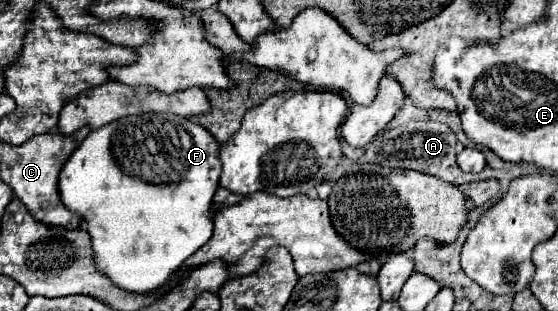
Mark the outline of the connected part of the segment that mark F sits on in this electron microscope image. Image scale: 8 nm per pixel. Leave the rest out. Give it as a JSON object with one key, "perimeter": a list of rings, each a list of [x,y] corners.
{"perimeter":[[[137,114],[137,116],[127,116],[127,118],[117,120],[117,122],[111,122],[111,124],[103,126],[103,128],[99,128],[99,130],[93,130],[77,146],[77,150],[69,156],[67,164],[63,166],[63,170],[59,174],[59,194],[61,194],[63,204],[85,220],[87,232],[89,232],[91,242],[93,242],[97,268],[101,272],[105,272],[119,288],[123,288],[127,292],[141,294],[141,292],[153,292],[153,290],[161,288],[167,280],[171,280],[171,276],[181,268],[181,264],[189,256],[193,256],[203,244],[209,242],[209,238],[213,234],[211,206],[213,206],[213,196],[215,196],[215,192],[219,188],[219,176],[221,176],[219,142],[203,126],[191,122],[189,118],[175,116],[175,114]]]}

